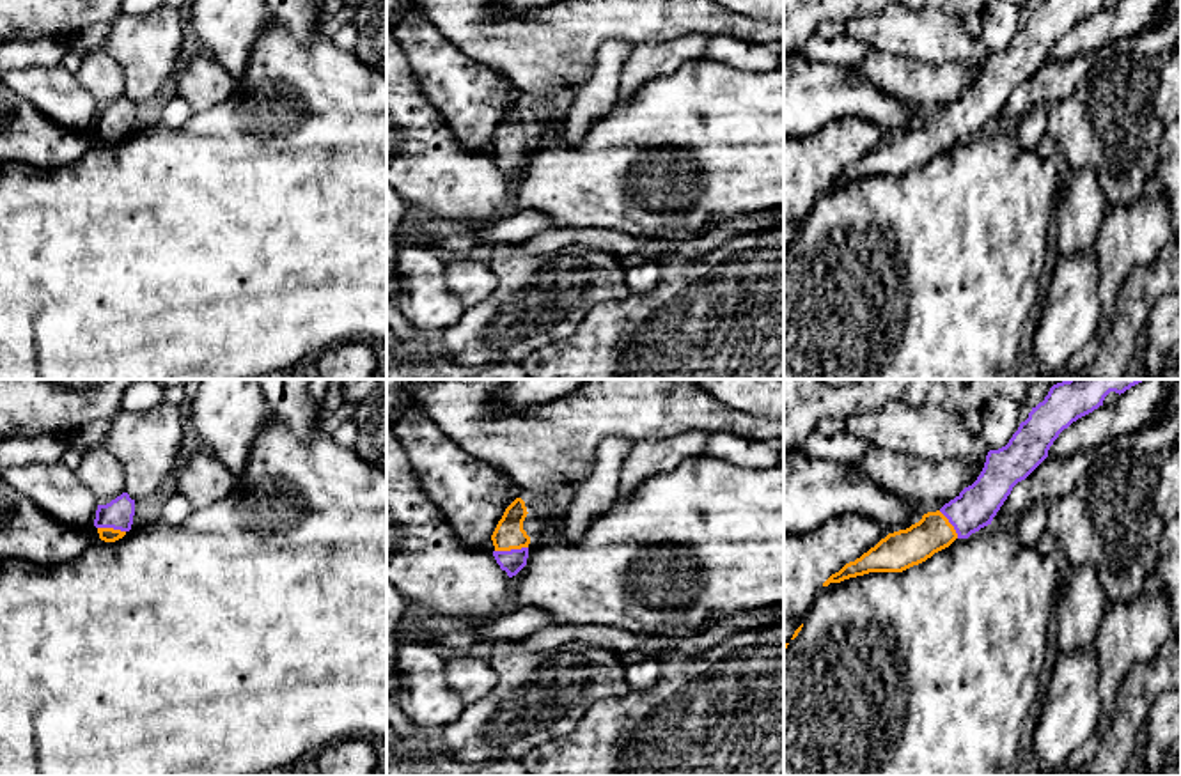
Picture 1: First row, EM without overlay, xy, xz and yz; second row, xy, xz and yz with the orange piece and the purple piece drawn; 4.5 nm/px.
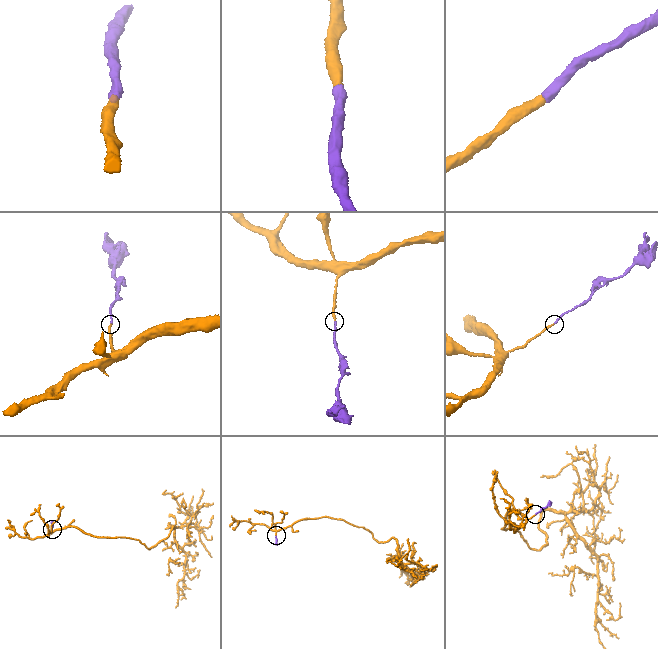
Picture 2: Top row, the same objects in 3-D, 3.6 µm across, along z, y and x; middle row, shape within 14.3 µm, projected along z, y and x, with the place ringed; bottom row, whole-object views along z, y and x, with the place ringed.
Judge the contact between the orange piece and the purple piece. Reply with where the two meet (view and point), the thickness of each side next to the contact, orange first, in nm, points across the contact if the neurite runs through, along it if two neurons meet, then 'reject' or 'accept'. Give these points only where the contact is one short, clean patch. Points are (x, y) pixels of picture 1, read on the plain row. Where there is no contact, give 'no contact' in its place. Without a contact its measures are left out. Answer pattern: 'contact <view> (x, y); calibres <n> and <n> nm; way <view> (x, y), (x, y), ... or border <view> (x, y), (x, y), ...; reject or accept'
contact xz (511, 151); calibres 140 and 100 nm; way xz (509, 137), (511, 151), (515, 163); accept

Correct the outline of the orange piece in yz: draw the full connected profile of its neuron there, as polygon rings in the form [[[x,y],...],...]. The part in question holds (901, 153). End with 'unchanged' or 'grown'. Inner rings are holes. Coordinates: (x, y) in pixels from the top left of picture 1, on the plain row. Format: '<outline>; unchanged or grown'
[[[1044,0],[1020,27],[1009,46],[989,53],[977,83],[936,115],[906,133],[888,136],[855,165],[832,177],[823,190],[869,175],[903,175],[949,151],[956,142],[991,128],[1011,97],[1046,60],[1059,37],[1103,9],[1105,0]]]; grown

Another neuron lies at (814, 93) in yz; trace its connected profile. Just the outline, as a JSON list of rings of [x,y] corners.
[[[784,55],[784,136],[812,136],[844,117],[871,120],[894,136],[927,115],[849,67]]]

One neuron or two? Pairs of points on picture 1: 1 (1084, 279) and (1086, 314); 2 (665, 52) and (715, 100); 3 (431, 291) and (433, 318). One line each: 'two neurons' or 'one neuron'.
1: one neuron
2: two neurons
3: one neuron

